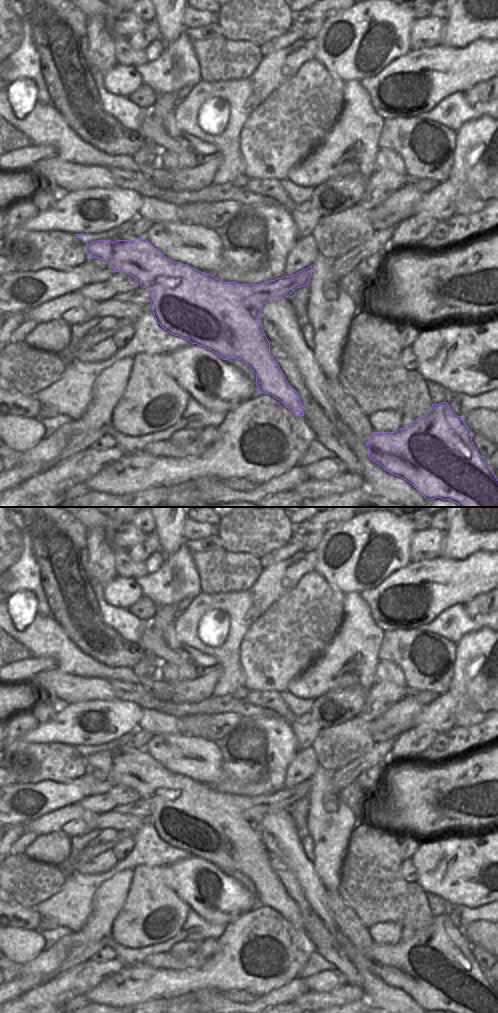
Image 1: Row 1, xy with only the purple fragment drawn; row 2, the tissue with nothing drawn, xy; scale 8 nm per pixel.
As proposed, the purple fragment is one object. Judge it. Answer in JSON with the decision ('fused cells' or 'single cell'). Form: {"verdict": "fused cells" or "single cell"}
{"verdict": "fused cells"}

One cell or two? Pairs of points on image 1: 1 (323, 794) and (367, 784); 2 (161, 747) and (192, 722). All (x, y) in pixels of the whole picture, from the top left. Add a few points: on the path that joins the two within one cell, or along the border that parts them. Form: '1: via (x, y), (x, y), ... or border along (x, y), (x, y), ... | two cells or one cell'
1: border along (355, 780), (367, 793) | two cells
2: border along (185, 734), (200, 736), (208, 740) | two cells

